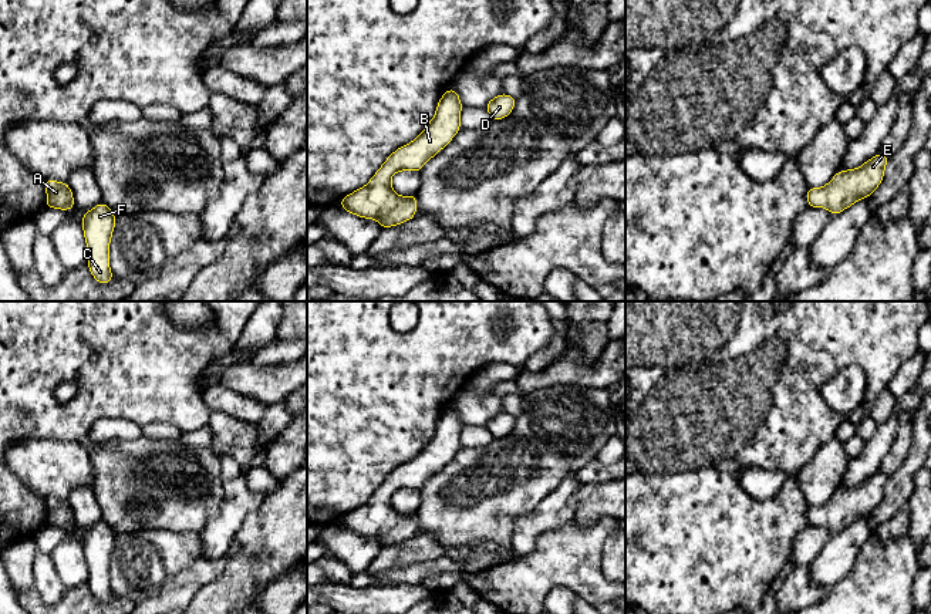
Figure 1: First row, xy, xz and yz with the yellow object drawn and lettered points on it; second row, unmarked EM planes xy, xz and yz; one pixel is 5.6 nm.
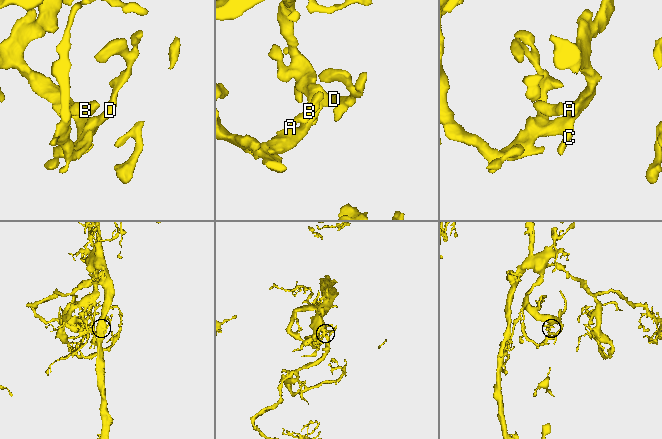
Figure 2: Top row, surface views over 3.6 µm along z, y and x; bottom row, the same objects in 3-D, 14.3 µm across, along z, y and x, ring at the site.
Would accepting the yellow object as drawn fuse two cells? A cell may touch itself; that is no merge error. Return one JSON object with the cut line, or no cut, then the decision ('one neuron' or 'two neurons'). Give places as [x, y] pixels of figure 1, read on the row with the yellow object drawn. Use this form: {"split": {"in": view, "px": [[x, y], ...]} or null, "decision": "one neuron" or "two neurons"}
{"split": null, "decision": "one neuron"}

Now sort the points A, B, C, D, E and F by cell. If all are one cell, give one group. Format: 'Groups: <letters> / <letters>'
Groups: A B C D E F

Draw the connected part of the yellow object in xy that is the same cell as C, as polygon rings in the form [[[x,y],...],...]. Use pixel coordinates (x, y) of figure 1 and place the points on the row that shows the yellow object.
[[[104,203],[88,210],[81,220],[88,247],[88,269],[99,284],[108,284],[114,276],[109,269],[109,242],[117,216]]]

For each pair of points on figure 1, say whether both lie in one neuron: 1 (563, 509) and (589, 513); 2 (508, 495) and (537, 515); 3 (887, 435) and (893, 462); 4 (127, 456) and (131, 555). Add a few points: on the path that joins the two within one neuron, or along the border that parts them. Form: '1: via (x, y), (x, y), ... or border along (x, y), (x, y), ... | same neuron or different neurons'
1: border along (583, 485), (570, 501), (574, 509), (570, 520) | different neurons
2: border along (555, 488), (516, 519), (512, 539) | different neurons
3: border along (903, 415), (896, 439), (879, 469) | different neurons
4: border along (162, 529), (141, 529), (117, 535) | different neurons

